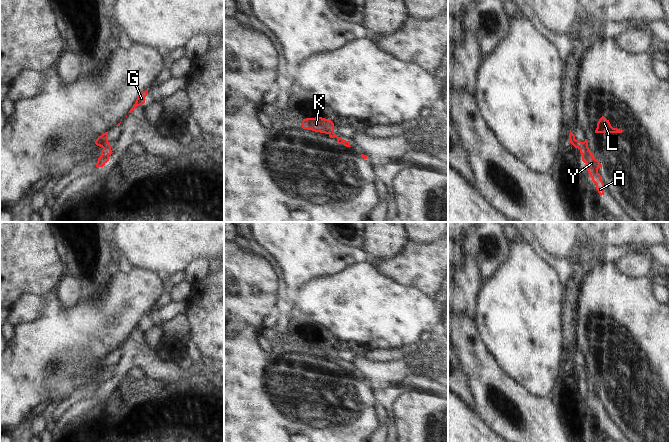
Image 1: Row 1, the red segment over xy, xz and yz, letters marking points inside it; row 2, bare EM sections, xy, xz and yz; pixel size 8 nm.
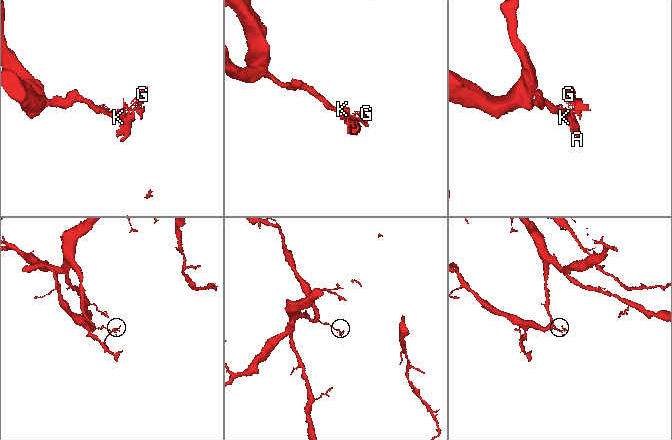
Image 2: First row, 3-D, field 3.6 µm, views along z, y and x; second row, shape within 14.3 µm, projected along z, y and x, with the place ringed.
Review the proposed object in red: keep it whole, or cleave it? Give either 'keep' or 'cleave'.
cleave

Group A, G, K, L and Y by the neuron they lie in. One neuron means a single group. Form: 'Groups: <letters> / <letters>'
Groups: A G L Y / K.

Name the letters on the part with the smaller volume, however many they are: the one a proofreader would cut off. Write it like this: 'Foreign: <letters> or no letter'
Foreign: A, G, L, Y.

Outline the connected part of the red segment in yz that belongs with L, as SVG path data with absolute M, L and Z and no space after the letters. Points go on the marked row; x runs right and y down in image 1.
M602 116L598 123L597 128L595 130L595 133L622 133L623 130L613 128L609 122L604 116Z

